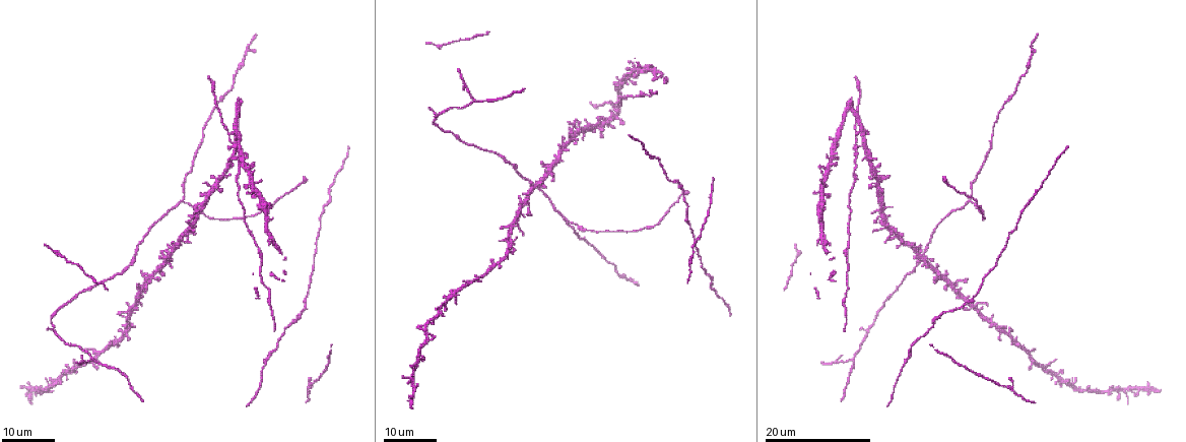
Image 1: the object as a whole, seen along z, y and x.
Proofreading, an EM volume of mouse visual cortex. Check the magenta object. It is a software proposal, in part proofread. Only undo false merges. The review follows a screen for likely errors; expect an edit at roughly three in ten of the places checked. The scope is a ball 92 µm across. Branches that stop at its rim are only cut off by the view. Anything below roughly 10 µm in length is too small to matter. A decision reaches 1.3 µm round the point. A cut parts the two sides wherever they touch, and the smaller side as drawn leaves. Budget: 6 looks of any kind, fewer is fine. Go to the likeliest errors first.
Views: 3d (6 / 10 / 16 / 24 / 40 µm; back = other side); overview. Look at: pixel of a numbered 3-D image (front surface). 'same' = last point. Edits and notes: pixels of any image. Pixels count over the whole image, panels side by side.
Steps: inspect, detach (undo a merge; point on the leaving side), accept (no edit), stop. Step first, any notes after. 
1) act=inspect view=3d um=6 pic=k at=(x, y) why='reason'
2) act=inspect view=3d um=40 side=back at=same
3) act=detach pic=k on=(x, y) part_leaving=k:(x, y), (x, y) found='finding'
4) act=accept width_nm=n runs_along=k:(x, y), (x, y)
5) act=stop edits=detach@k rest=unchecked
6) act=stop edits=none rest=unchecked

act=inspect view=3d um=24 pic=1 at=(616, 106)

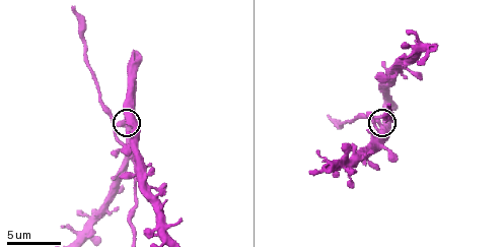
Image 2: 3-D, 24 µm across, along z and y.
act=inspect view=3d um=10 pic=2 at=(378, 121) why='closer look'

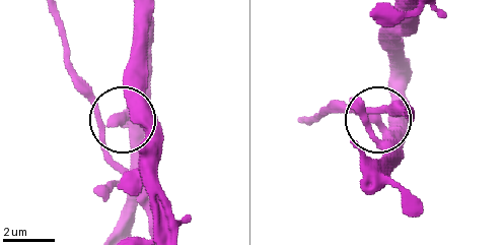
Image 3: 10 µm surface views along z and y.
act=accept found='one cell here'

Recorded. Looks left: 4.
act=inspect view=3d um=16 pic=1 at=(969, 201) why='three-way junction'

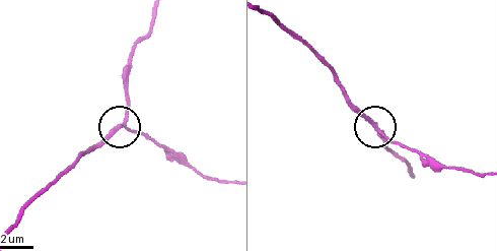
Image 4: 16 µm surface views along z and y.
act=inspect view=3d um=10 pic=4 at=(379, 131)

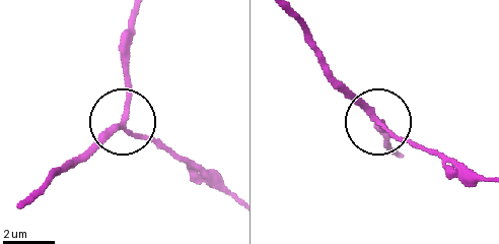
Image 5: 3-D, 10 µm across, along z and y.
act=inspect view=3d um=10 side=back pic=5 at=(379, 119)

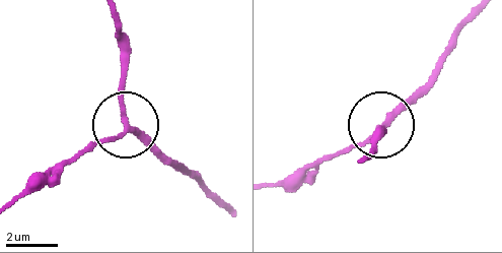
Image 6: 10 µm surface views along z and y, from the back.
act=accept runs_along=6:(163, 159), (128, 126), (120, 93), (120, 37) found='continuous, no second cell'

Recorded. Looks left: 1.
act=stop edits=none rest=unchecked

